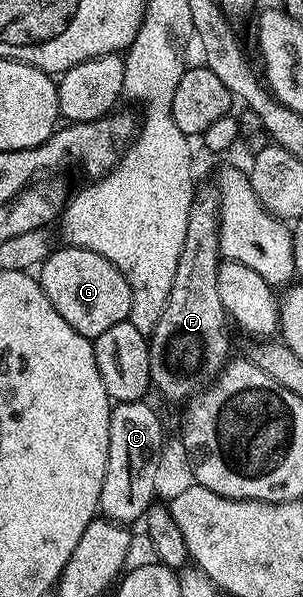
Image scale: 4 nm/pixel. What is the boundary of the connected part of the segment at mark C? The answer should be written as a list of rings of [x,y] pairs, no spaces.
[[[148,401],[118,402],[109,412],[109,443],[107,444],[107,468],[103,476],[101,489],[100,513],[106,519],[118,524],[129,524],[144,519],[145,509],[155,500],[153,488],[153,468],[159,455],[161,455],[161,418],[148,406]]]

